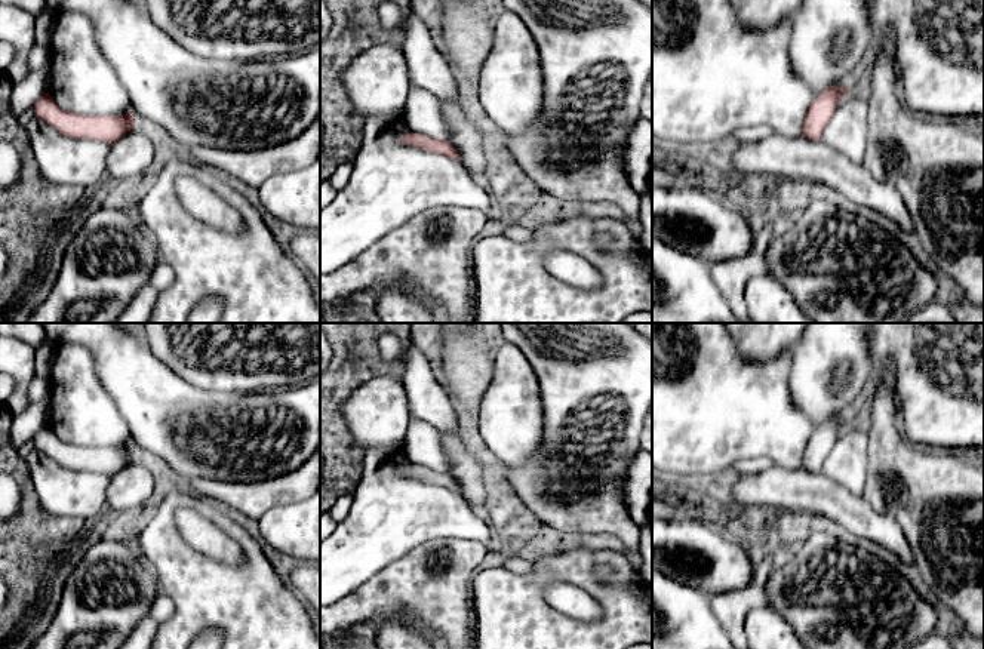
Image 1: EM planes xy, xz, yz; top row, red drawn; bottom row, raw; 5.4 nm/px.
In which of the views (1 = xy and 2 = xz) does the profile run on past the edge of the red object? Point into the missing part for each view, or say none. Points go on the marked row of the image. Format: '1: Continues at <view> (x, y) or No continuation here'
1: No continuation here
2: No continuation here

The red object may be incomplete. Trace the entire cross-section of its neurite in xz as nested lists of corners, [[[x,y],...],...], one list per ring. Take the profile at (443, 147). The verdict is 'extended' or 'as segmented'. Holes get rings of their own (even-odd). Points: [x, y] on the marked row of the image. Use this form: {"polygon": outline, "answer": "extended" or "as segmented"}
{"polygon": [[[406,132],[402,138],[403,144],[410,147],[419,147],[430,153],[437,153],[446,156],[452,160],[458,160],[458,151],[448,139],[427,138],[424,135],[416,135],[413,132]]], "answer": "as segmented"}

